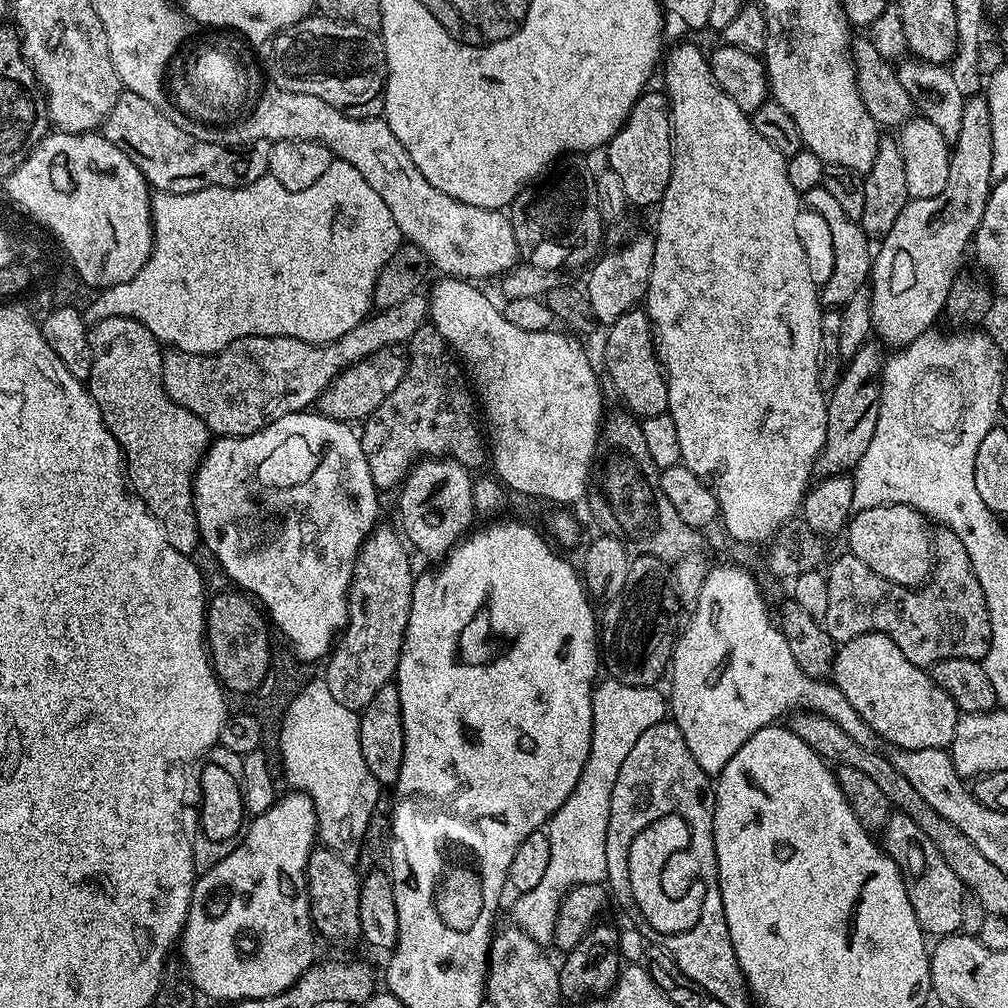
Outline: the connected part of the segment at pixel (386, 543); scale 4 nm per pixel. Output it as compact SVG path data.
M373 528L356 555L356 564L352 568L352 584L348 587L348 623L344 625L344 631L340 633L327 657L328 669L322 672L322 679L327 682L330 694L334 694L334 698L338 698L338 702L342 702L342 706L347 708L364 709L382 686L393 683L398 658L402 654L402 642L406 626L410 622L414 571L412 572L412 560L408 557L409 549L401 533L393 528Z

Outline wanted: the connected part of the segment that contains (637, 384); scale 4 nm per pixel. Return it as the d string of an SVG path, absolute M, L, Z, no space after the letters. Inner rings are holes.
M637 306L622 314L618 322L607 325L608 337L604 340L604 368L612 379L618 395L624 399L623 407L637 418L662 415L668 411L668 379L660 366L660 359L656 357L656 341L652 339L652 323L648 320L648 313L643 307Z

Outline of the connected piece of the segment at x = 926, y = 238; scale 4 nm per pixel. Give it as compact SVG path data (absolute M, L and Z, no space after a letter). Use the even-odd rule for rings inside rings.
M984 94L978 96L969 95L964 102L964 109L962 110L962 130L958 130L958 138L954 141L950 148L950 155L948 158L948 181L946 182L946 190L942 190L942 194L934 194L934 198L926 198L925 200L909 199L906 206L902 206L902 214L898 214L898 218L894 221L894 226L890 226L890 230L879 241L878 247L874 252L874 259L872 261L872 275L870 277L870 291L872 294L872 331L875 339L881 345L887 346L889 344L892 350L899 350L905 348L910 342L914 342L923 334L933 327L932 324L936 319L941 319L942 313L945 311L948 303L948 295L952 289L953 282L956 281L957 276L961 275L962 268L960 263L964 260L964 251L969 251L970 245L973 243L976 228L980 225L980 219L984 213L984 203L988 201L988 195L992 193L992 186L994 179L991 172L991 116L990 106Z

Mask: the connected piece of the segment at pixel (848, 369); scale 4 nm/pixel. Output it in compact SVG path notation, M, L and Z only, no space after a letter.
M866 343L843 365L842 375L827 397L826 442L814 465L817 477L851 473L862 454L866 454L866 446L870 446L870 438L874 438L874 426L878 426L879 378L886 359L885 353L880 351L879 343Z

